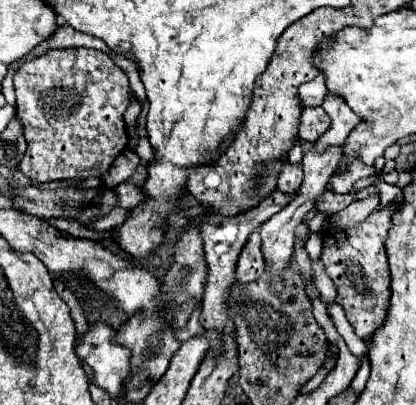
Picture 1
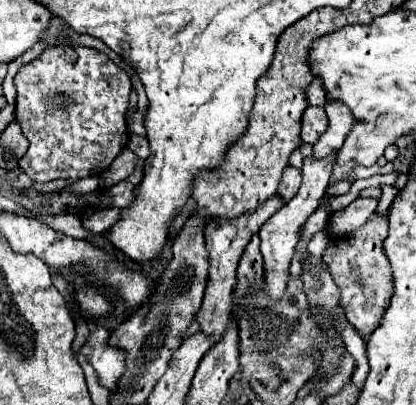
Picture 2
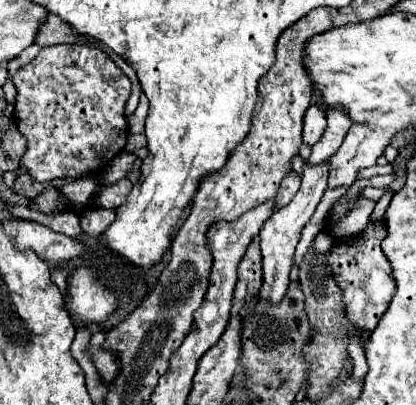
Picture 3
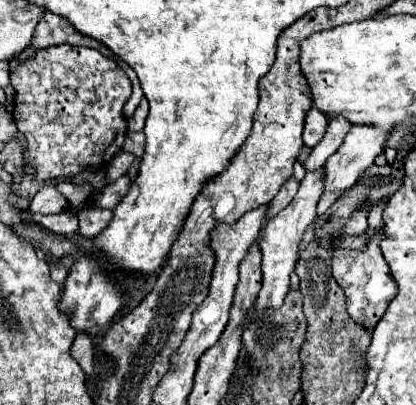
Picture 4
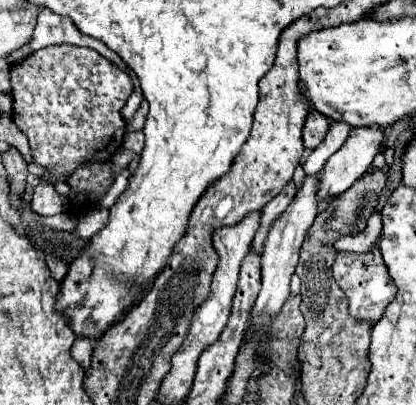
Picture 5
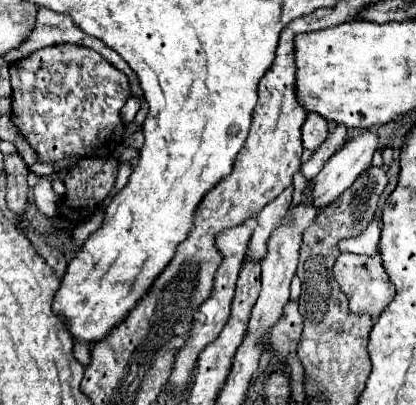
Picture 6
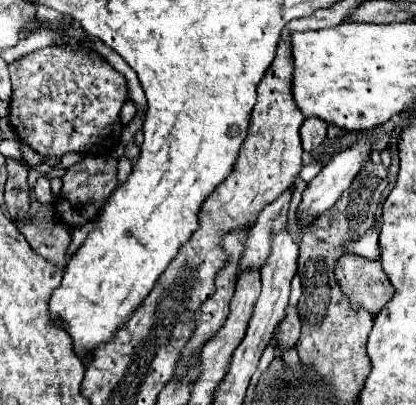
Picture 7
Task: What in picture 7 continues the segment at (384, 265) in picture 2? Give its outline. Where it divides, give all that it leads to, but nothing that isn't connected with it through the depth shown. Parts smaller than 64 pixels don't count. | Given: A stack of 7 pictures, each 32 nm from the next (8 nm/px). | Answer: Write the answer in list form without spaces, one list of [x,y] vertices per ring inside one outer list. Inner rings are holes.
[[[342,256],[336,264],[336,280],[354,308],[366,308],[376,314],[392,298],[392,284],[386,278],[380,260],[364,260],[360,256]]]

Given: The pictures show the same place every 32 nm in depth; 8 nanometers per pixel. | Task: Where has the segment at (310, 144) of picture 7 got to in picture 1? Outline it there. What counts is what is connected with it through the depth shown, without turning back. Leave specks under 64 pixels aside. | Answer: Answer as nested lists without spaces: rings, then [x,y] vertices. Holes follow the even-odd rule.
[[[322,106],[302,110],[302,116],[300,116],[300,138],[302,140],[316,142],[328,130],[328,126],[330,126],[330,118],[322,110]]]

